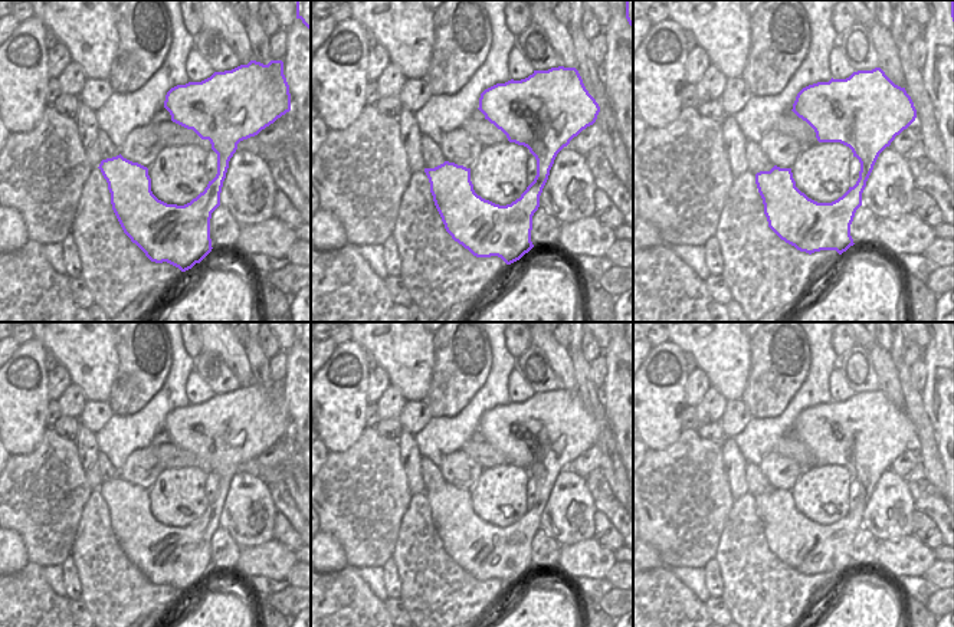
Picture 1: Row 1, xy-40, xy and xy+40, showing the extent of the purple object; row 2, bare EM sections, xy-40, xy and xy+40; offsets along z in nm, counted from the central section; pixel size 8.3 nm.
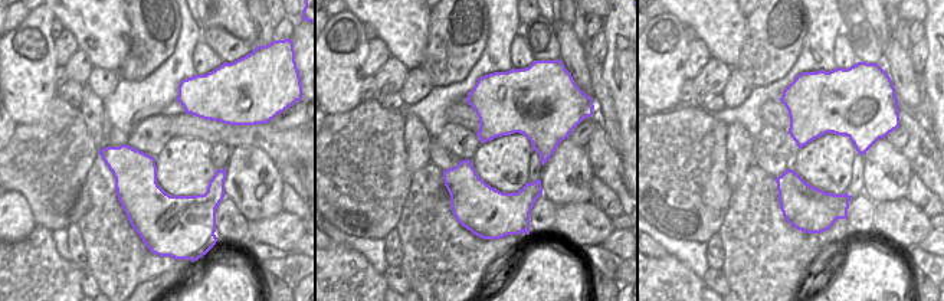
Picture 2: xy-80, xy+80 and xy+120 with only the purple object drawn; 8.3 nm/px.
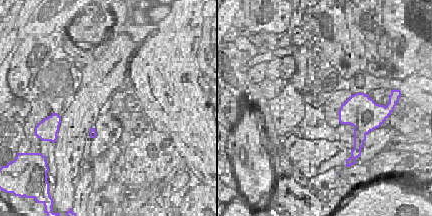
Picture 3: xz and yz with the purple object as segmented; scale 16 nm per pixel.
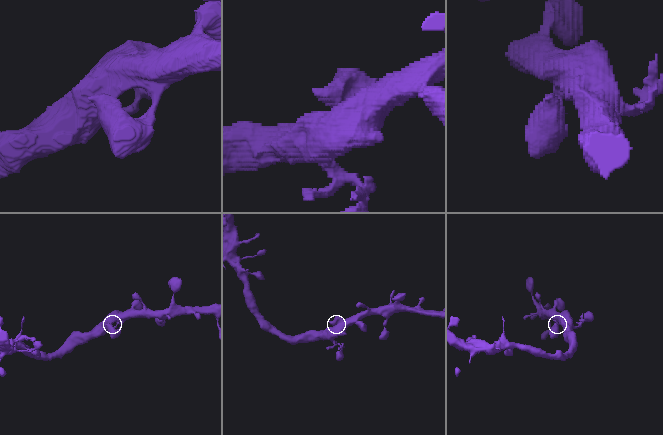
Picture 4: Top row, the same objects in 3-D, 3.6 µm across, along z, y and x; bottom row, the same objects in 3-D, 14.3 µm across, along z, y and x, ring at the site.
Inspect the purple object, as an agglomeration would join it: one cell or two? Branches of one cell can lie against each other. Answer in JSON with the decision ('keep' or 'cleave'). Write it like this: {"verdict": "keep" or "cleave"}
{"verdict": "keep"}

